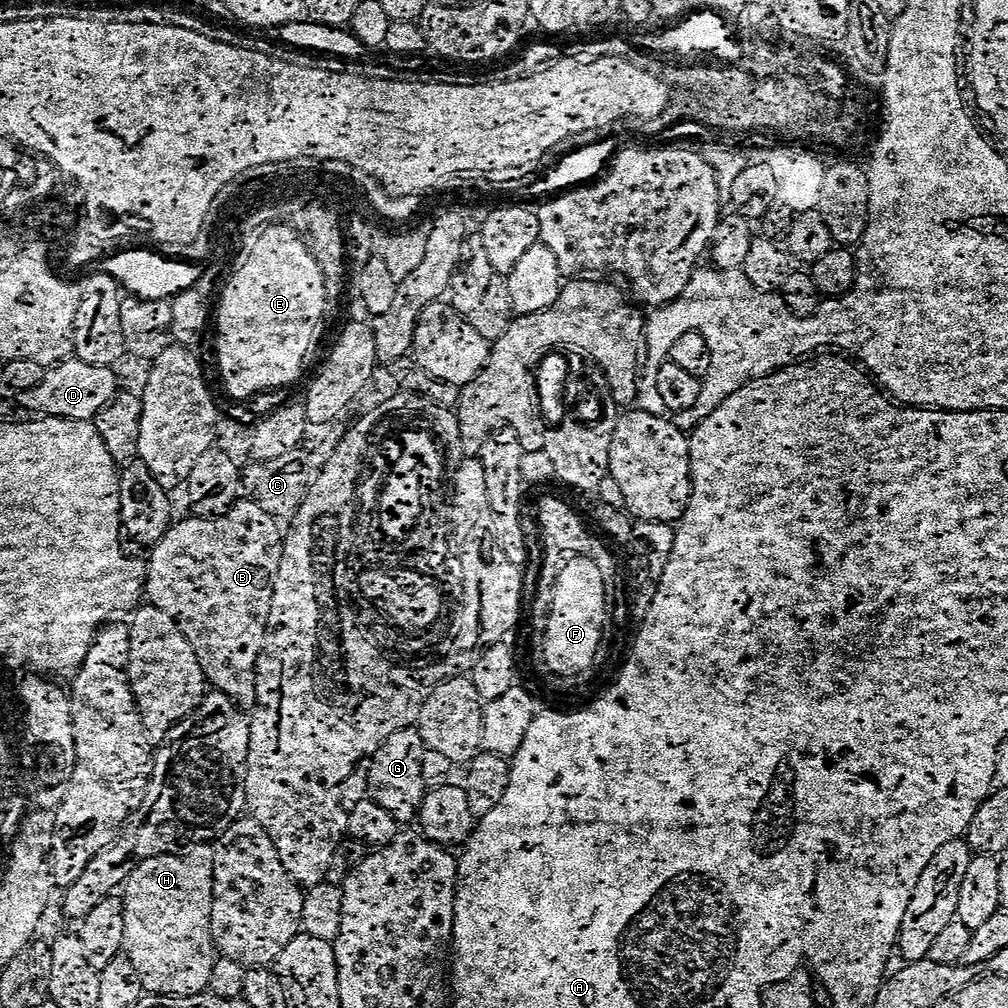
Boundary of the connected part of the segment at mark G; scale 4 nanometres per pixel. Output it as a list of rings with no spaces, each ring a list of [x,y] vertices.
[[[419,727],[403,728],[390,738],[372,755],[368,770],[367,799],[372,800],[382,810],[386,810],[401,825],[408,826],[416,816],[420,803],[424,800],[426,785],[422,778],[422,762],[424,761],[425,746],[420,737]]]

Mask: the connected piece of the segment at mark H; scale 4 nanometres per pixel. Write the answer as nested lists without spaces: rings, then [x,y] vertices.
[[[211,843],[194,844],[185,851],[168,856],[146,859],[129,875],[122,888],[124,904],[125,928],[124,935],[128,938],[128,948],[122,952],[129,958],[138,980],[141,983],[143,993],[157,996],[199,996],[209,991],[211,982],[211,970],[216,964],[218,953],[212,942],[212,887],[214,886],[214,850]]]

